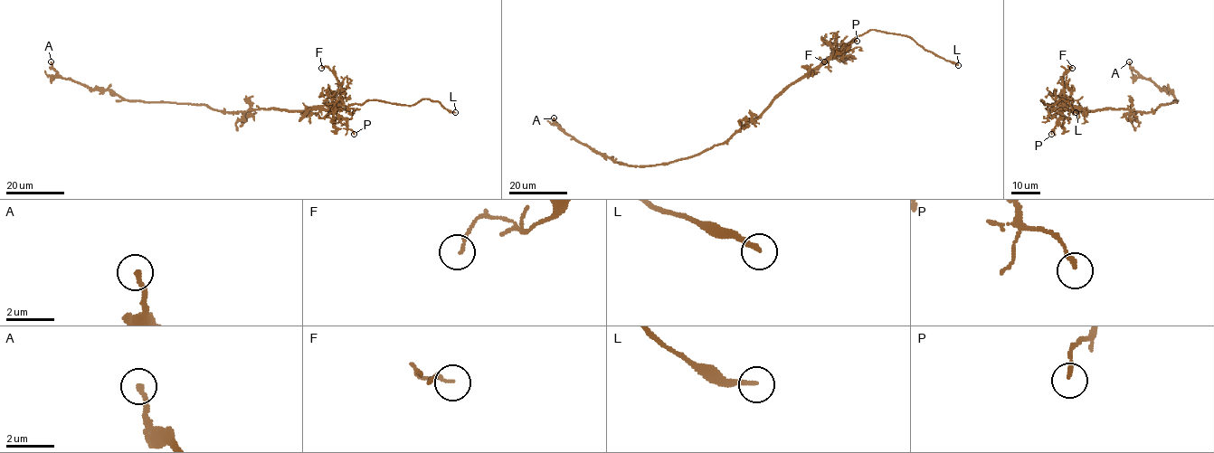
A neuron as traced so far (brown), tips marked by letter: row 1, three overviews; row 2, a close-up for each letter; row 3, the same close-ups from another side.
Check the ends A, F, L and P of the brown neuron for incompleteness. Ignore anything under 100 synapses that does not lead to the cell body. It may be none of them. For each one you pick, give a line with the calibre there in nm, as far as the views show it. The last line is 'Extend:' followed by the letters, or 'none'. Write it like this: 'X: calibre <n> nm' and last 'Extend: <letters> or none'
L: calibre 200 nm
Extend: L

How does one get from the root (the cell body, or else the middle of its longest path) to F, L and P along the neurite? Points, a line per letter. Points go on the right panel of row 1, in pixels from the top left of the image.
F: (1129, 110), (1083, 110), (1064, 105), (1063, 75), (1069, 70), (1068, 66), (1072, 68)
L: (1129, 110), (1057, 109), (1040, 100), (1053, 105), (1062, 99), (1076, 112)
P: (1129, 110), (1064, 109), (1051, 134)

